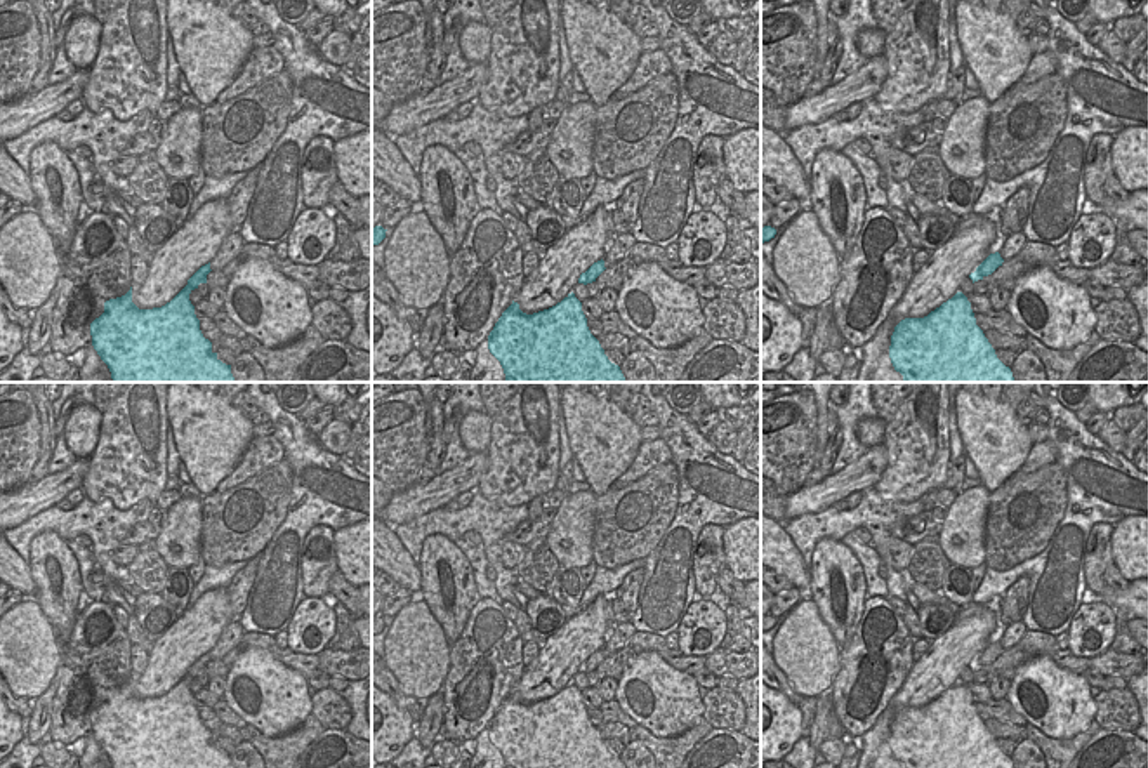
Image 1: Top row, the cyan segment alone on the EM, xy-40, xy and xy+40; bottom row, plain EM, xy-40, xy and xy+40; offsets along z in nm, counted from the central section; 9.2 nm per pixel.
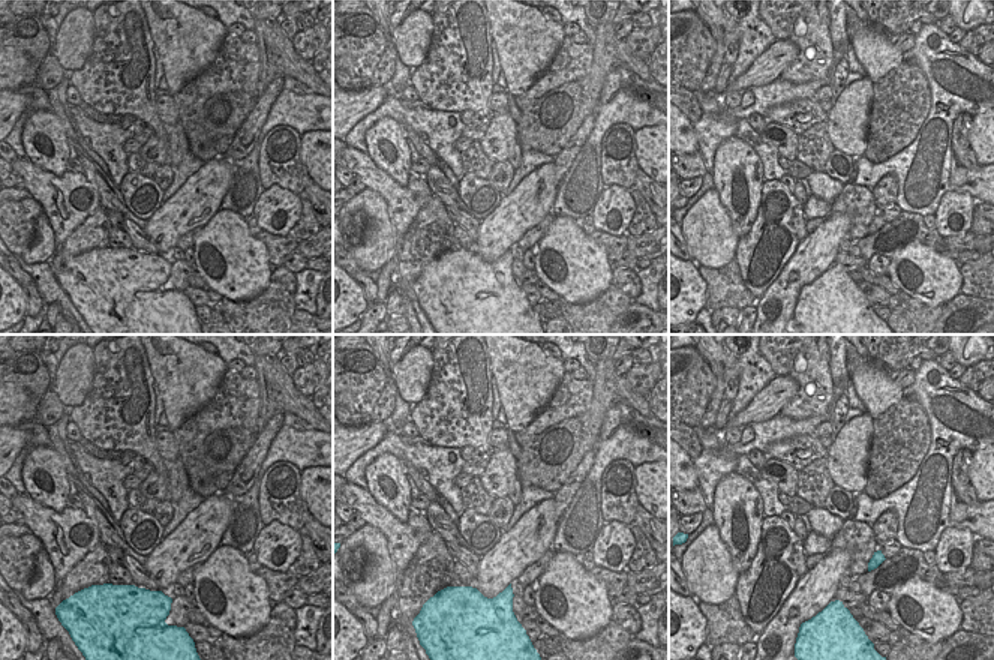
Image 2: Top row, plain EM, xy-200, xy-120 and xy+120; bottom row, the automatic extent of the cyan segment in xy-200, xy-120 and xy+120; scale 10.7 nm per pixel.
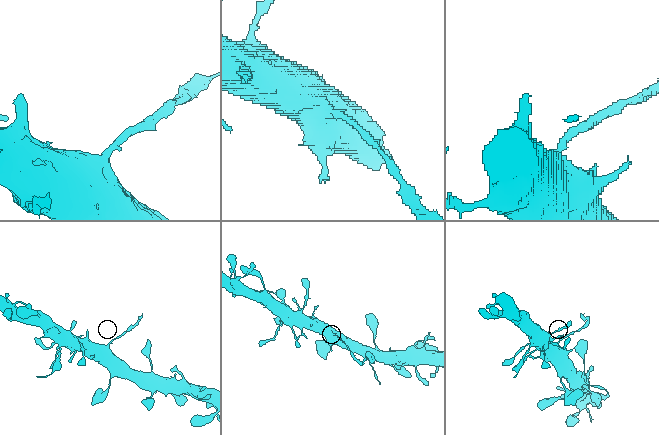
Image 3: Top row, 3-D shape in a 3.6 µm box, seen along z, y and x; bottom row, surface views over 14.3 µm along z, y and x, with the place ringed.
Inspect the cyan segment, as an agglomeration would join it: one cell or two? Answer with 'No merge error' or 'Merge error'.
Merge error

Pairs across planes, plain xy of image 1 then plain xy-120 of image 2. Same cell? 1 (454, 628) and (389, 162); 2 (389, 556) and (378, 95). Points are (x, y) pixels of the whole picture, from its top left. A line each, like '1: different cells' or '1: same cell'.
1: same cell
2: different cells

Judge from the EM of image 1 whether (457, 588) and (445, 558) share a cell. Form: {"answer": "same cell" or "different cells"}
{"answer": "same cell"}

